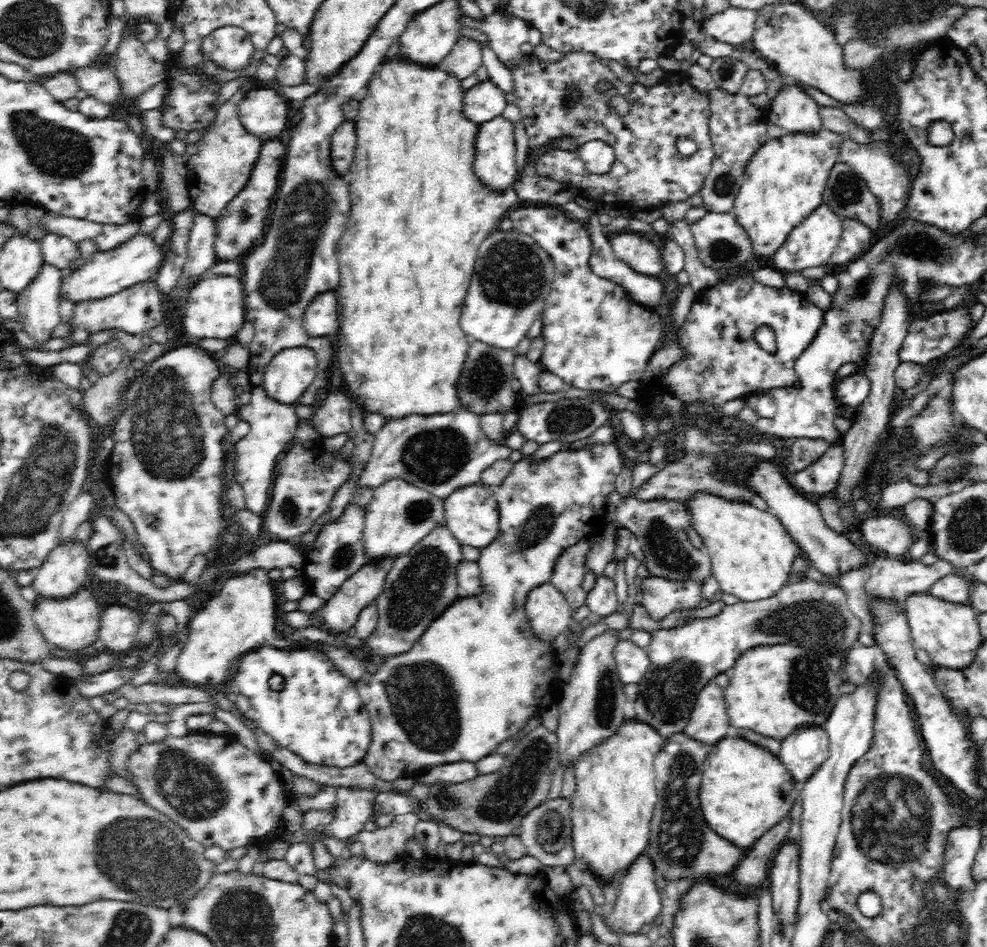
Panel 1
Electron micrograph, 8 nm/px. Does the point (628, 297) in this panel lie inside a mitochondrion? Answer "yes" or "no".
no

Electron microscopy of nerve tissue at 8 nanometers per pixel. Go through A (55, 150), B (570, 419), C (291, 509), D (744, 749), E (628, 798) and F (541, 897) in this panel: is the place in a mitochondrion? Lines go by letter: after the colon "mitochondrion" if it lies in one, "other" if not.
A: mitochondrion
B: mitochondrion
C: mitochondrion
D: other
E: other
F: other

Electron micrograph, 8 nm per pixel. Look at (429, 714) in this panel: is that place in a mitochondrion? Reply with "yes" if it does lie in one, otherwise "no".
yes

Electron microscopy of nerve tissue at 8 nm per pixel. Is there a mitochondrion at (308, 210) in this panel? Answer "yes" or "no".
yes

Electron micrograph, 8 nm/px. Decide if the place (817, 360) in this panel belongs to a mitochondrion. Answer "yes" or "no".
no

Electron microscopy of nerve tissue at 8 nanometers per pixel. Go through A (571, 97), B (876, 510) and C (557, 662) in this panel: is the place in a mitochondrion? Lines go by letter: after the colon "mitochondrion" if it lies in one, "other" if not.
A: mitochondrion
B: other
C: other

